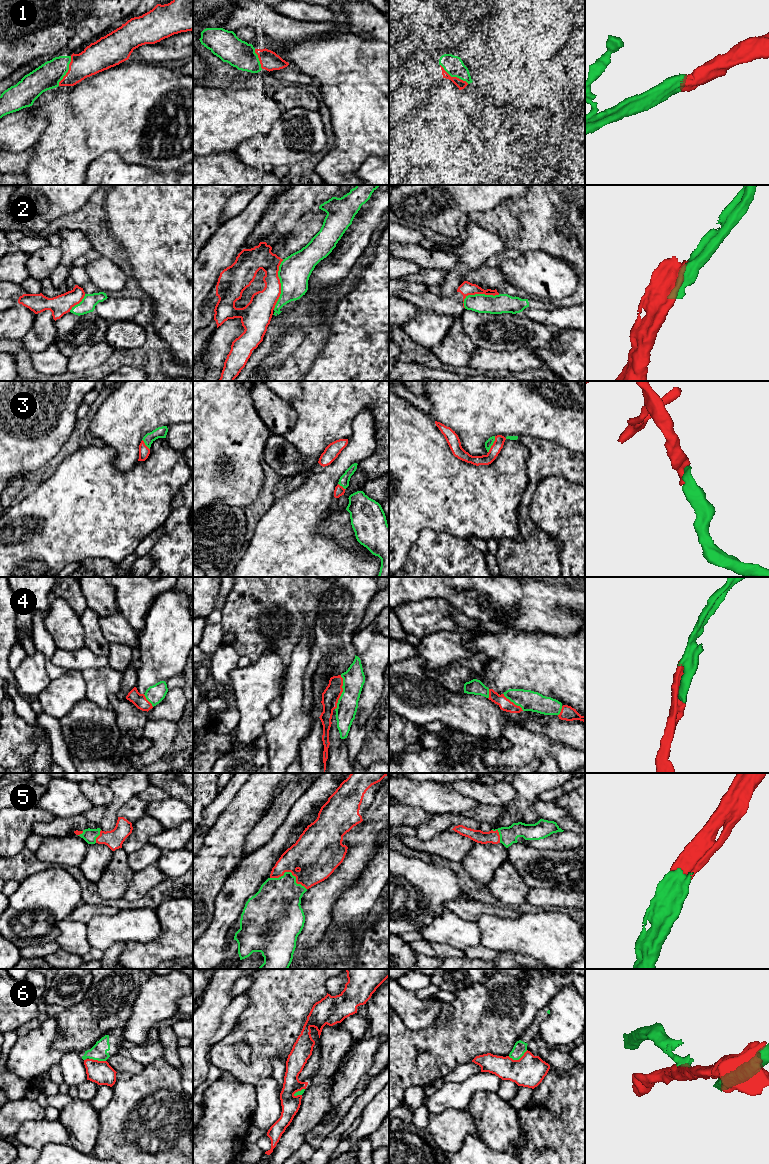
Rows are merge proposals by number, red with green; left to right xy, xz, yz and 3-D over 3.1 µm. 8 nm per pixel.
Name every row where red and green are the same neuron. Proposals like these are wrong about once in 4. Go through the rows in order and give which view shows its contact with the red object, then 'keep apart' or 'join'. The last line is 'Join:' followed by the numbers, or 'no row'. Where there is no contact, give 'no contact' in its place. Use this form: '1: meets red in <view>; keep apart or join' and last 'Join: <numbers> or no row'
1: meets red in xy; join
2: meets red in xz; keep apart
3: meets red in yz; join
4: meets red in xz; join
5: meets red in xz; join
6: meets red in yz; keep apart
Join: 1, 3, 4, 5

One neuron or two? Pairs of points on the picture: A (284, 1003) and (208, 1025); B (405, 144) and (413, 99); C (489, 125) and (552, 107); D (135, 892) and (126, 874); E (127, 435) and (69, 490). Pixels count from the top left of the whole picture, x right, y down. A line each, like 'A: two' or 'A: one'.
A: two
B: two
C: two
D: two
E: two

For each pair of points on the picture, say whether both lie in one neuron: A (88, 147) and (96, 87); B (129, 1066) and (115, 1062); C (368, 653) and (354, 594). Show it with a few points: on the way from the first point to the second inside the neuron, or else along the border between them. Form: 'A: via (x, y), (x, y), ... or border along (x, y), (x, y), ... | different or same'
A: via (88, 132), (88, 121), (96, 113), (96, 102) | same
B: via (126, 1064), (118, 1062) | same
C: border along (359, 630), (352, 638), (354, 653) | different

